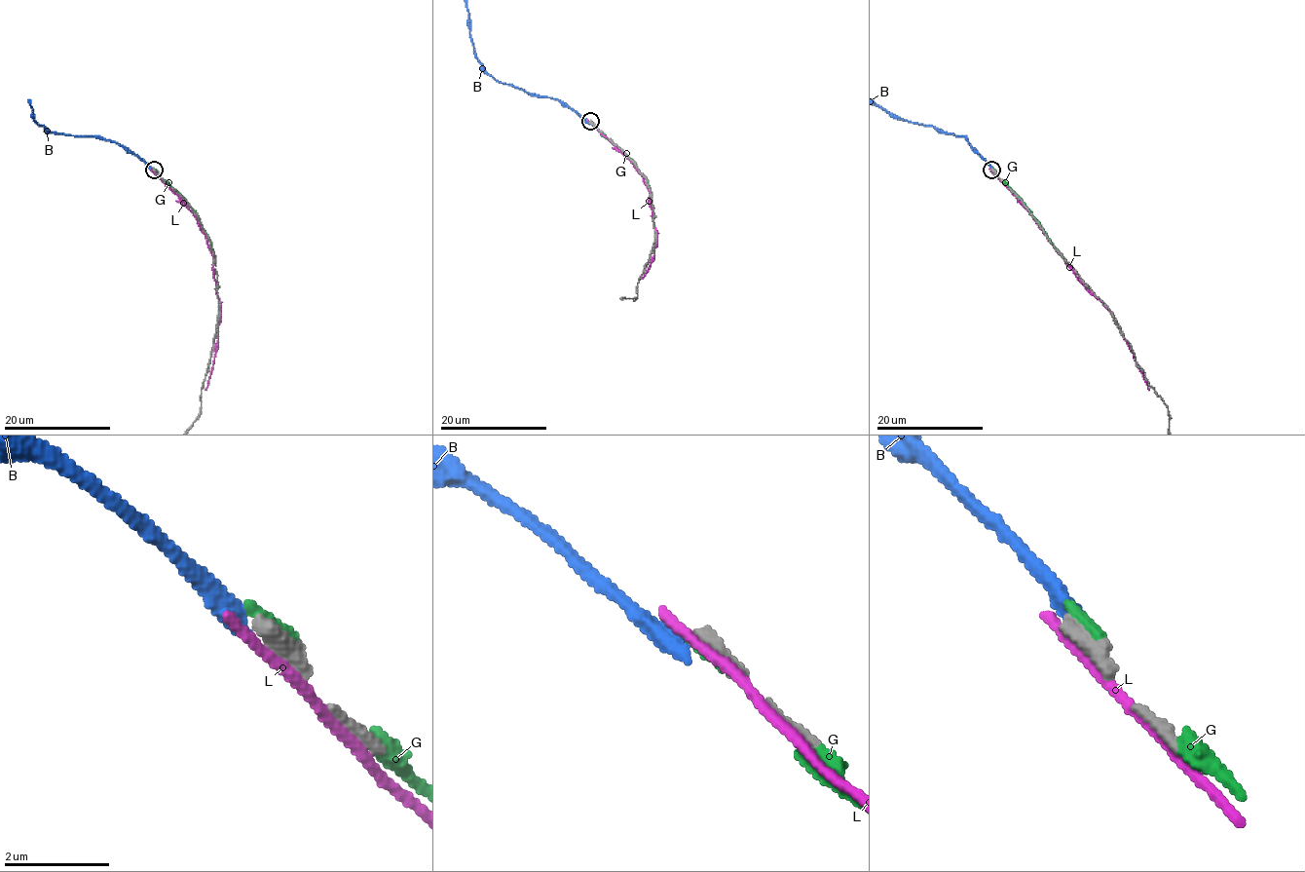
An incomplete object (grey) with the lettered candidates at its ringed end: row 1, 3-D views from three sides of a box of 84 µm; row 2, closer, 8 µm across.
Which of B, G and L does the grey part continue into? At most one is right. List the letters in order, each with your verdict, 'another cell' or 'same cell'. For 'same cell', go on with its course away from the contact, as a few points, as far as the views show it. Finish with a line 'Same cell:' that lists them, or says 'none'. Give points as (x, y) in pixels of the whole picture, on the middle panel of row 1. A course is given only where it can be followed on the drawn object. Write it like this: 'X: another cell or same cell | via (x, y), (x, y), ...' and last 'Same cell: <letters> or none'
B: another cell
G: another cell
L: another cell
Same cell: none

